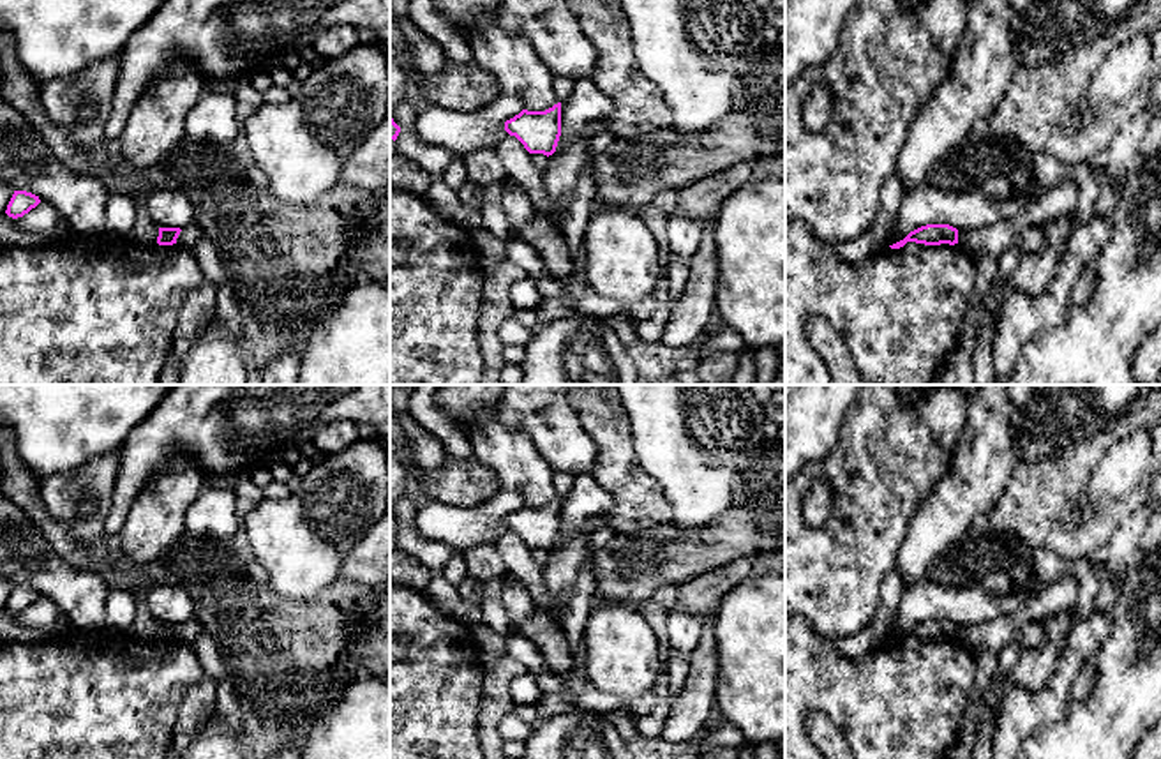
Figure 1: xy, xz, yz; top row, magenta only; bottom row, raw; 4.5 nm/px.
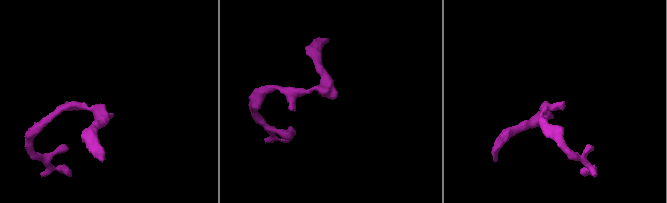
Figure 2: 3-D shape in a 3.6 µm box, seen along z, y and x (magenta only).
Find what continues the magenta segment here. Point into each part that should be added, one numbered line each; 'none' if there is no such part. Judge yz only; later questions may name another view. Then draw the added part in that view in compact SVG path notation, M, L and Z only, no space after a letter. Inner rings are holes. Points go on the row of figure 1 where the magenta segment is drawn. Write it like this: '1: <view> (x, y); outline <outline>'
none

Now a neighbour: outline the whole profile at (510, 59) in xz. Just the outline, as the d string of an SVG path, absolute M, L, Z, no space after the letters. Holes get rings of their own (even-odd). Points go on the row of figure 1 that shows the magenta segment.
M487 16L468 35L473 60L491 72L501 94L517 95L528 111L545 111L559 102L552 88L554 74L540 60L533 46L510 35L498 16Z

